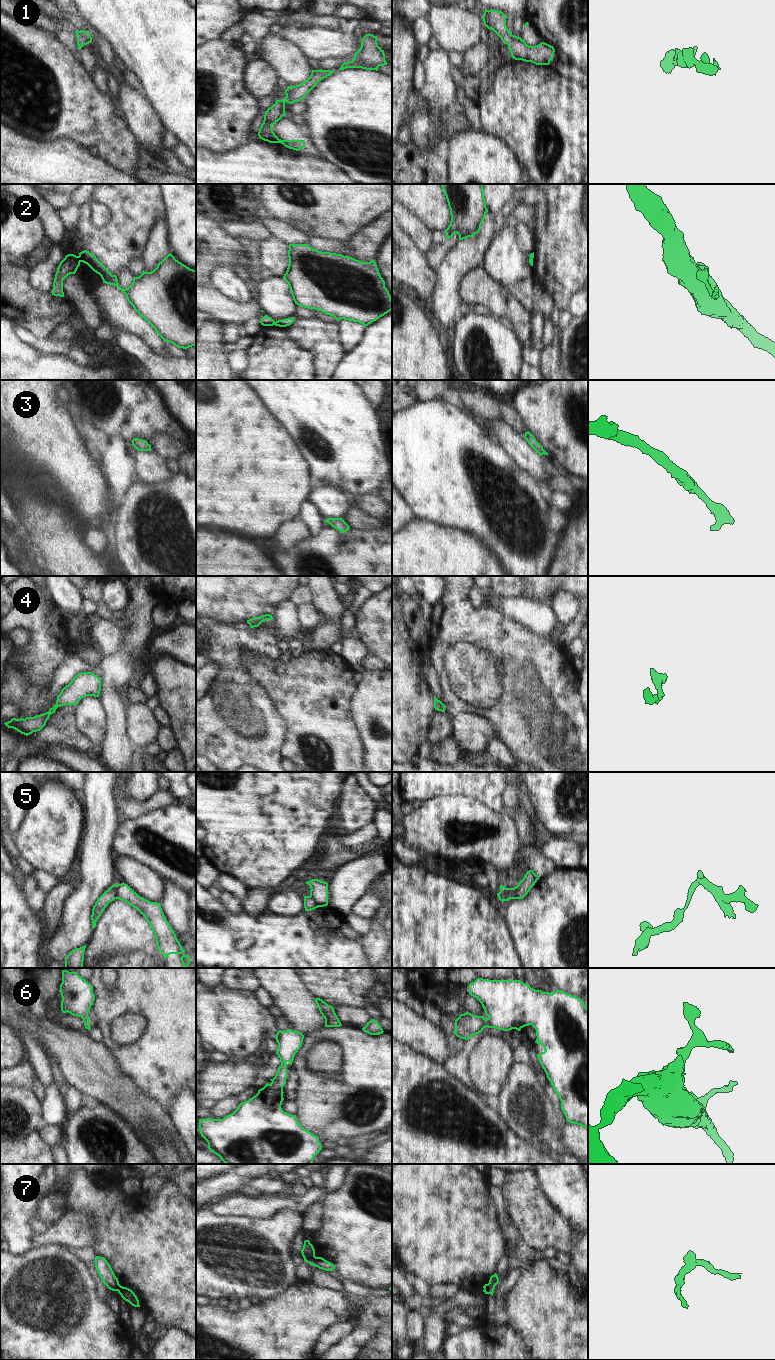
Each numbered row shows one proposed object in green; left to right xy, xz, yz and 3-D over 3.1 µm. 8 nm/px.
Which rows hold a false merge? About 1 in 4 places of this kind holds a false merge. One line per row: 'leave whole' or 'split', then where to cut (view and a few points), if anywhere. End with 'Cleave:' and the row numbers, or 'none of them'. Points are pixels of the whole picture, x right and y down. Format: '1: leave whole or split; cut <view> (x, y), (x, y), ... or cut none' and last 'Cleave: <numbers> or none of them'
1: leave whole; cut none
2: split; cut xy (78, 256), (81, 261)
3: leave whole; cut none
4: leave whole; cut none
5: split; cut xy (116, 885), (115, 898)
6: leave whole; cut none
7: split; cut yz (494, 1285), (489, 1285), (484, 1291)
Cleave: 2, 5, 7

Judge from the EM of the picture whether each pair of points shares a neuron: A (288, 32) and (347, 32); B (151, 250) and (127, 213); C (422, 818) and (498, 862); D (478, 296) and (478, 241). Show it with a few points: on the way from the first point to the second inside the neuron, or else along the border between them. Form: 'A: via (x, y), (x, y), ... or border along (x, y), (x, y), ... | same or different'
A: via (303, 36), (332, 36) | same
B: border along (158, 221), (153, 224), (140, 257) | different
C: via (441, 836), (454, 848), (479, 849) | same
D: border along (482, 265), (472, 269), (460, 281) | different

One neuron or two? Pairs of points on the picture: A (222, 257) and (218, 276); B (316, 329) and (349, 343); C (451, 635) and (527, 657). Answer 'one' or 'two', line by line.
A: two
B: two
C: one

